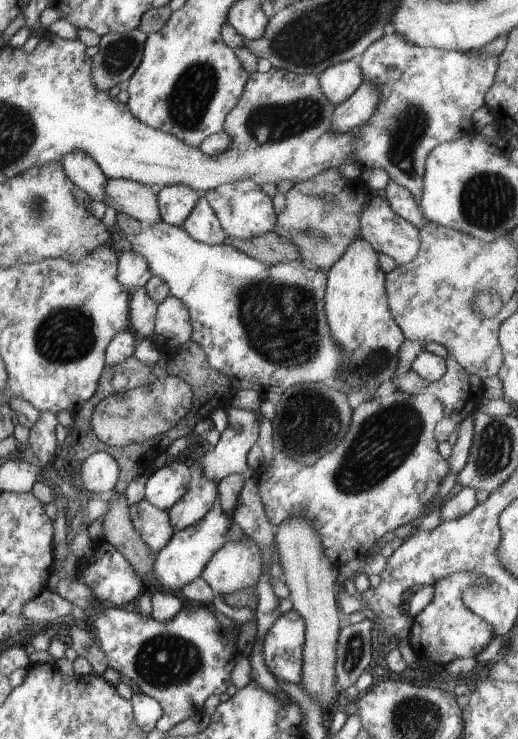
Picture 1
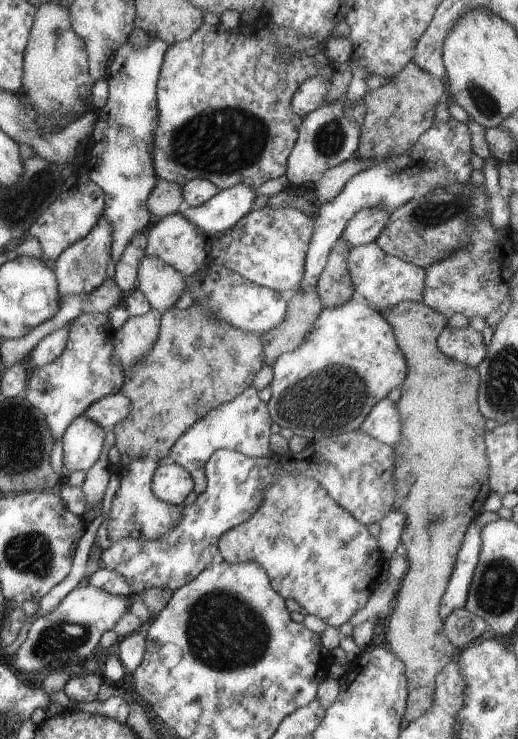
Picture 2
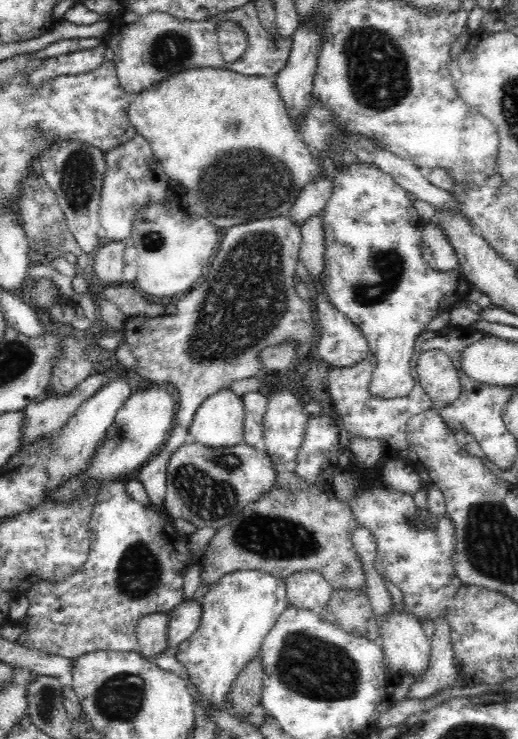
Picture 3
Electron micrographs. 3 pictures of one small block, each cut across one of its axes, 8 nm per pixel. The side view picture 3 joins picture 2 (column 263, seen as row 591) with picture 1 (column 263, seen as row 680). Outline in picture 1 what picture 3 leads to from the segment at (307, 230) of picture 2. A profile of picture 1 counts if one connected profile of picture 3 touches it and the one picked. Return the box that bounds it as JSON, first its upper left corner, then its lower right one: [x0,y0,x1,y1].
[203,178,277,240]

